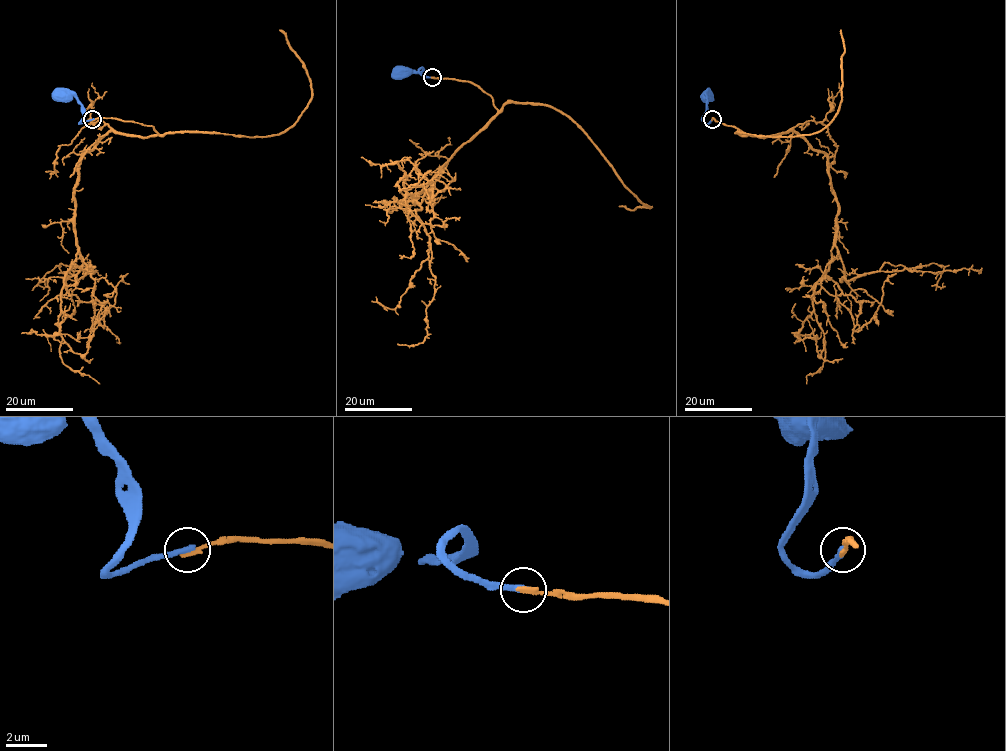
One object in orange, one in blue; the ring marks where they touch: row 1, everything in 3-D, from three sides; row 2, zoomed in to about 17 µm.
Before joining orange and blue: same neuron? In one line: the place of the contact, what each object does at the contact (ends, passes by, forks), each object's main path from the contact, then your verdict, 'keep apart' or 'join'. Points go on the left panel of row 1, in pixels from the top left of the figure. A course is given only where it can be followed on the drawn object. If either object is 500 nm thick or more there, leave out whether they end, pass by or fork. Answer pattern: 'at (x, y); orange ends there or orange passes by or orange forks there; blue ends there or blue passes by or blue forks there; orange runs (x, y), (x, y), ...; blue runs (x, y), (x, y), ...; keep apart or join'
at (92, 119); orange ends there; blue ends there; orange runs (93, 119), (134, 121), (158, 135), (109, 131), (81, 157), (76, 280), (95, 271), (58, 273); blue runs (93, 119), (79, 123), (81, 102), (73, 95), (61, 95); keep apart

